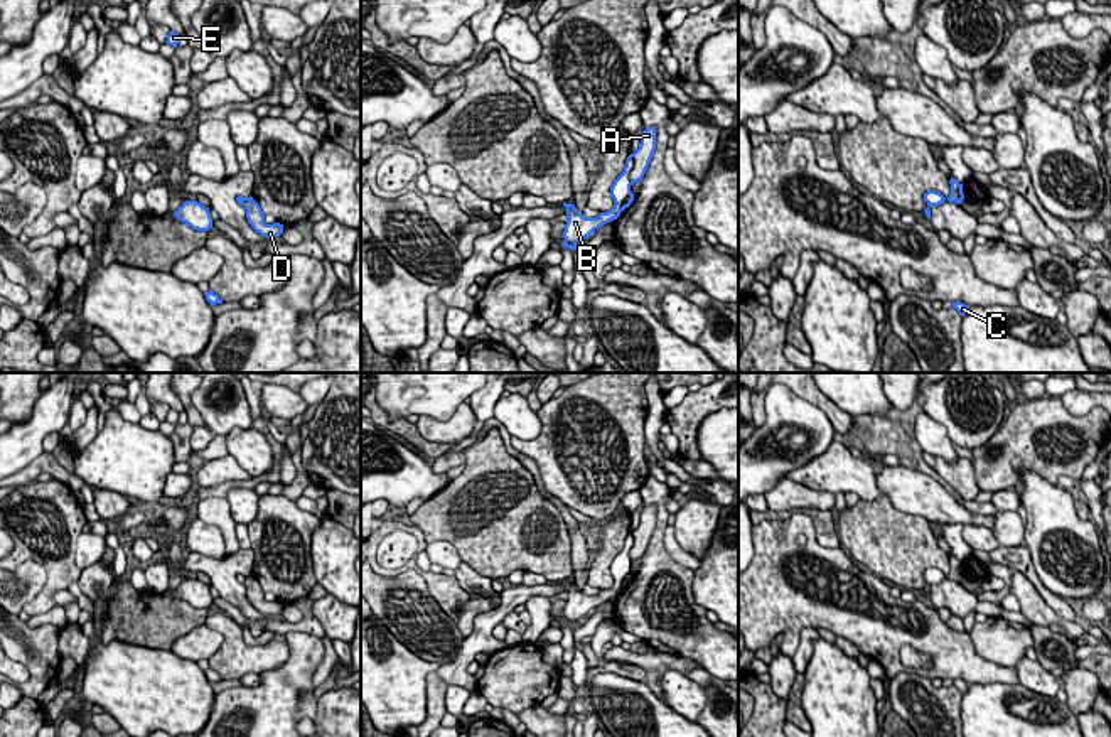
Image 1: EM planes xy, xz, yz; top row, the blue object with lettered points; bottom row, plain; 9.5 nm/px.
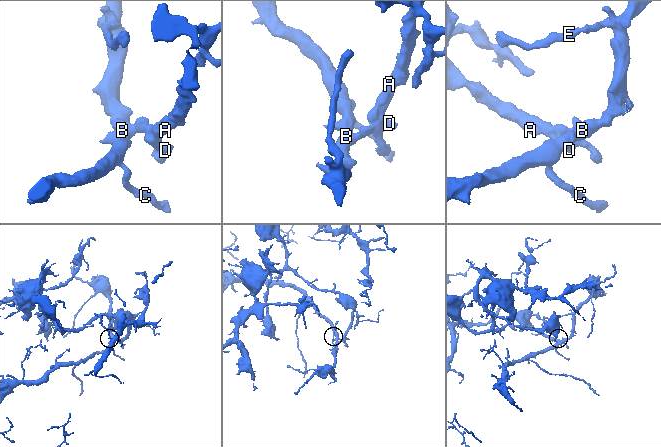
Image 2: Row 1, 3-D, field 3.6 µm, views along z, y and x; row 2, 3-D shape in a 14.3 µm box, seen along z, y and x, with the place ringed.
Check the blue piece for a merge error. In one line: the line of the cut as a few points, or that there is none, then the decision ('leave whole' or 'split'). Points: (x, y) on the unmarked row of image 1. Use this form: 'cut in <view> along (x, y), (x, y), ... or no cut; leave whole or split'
cut in xz along (616, 579), (624, 586); split

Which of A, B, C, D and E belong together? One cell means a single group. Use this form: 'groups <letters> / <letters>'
groups A D / B C E

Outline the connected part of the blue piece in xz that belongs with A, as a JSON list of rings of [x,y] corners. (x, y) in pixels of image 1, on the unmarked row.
[[[649,504],[641,513],[639,526],[625,538],[624,550],[614,558],[610,573],[614,580],[619,580],[624,587],[634,578],[631,563],[642,558],[652,531],[656,528],[656,504]]]

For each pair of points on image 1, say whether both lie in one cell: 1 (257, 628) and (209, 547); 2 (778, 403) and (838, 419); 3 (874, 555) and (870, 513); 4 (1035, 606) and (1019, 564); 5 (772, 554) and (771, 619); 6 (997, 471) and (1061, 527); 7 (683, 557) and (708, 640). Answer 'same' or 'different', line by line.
1: different
2: different
3: same
4: different
5: same
6: different
7: different

